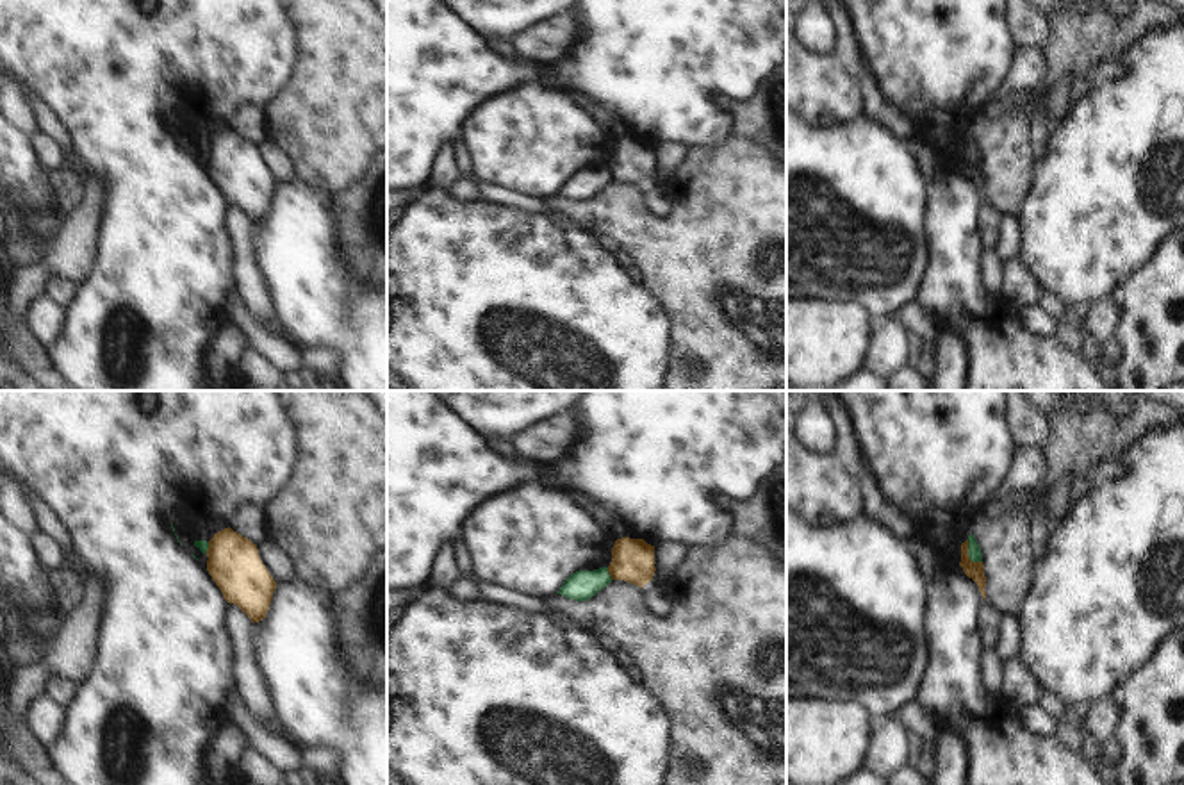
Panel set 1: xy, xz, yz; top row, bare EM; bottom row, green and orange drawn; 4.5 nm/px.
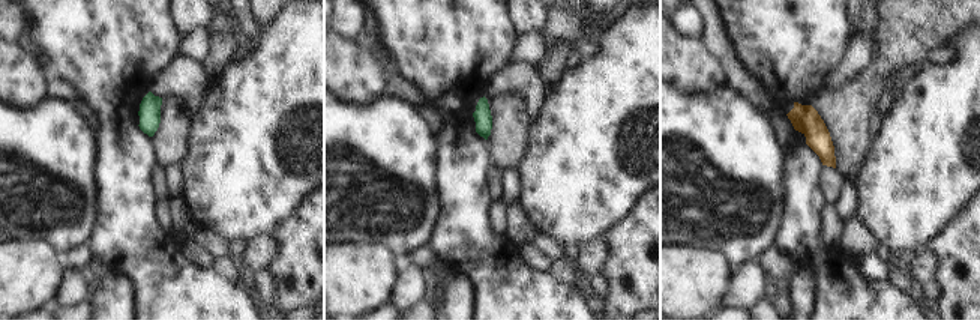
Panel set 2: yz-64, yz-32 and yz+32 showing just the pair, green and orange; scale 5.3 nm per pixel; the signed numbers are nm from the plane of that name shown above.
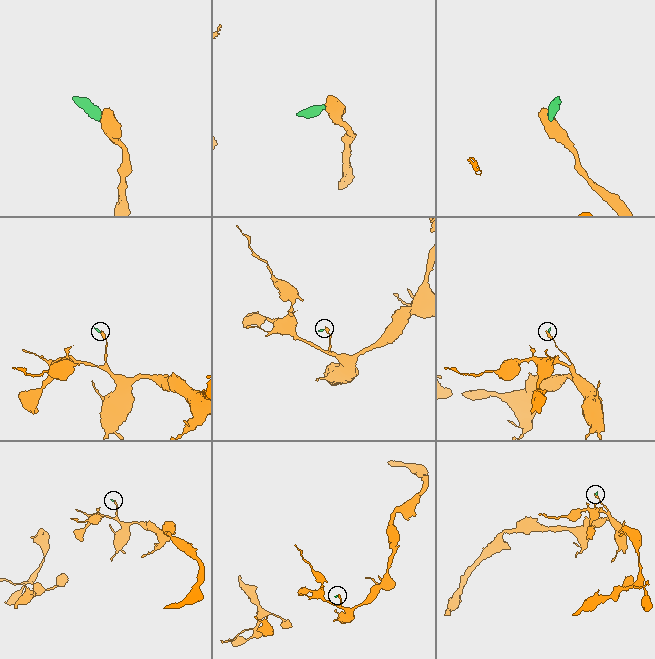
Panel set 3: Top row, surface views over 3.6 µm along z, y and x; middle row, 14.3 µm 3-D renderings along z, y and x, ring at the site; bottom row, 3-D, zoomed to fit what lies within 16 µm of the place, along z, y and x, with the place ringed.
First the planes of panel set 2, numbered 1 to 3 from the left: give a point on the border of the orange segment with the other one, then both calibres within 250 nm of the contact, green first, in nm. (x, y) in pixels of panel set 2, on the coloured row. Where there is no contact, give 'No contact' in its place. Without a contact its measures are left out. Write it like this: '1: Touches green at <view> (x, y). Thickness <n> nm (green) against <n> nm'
1: No contact
2: No contact
3: No contact

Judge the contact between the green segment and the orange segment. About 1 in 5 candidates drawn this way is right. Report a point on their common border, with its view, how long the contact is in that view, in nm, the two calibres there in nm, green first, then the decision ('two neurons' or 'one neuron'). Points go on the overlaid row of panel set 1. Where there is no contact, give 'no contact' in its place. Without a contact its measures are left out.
meets green in yz at (969, 555); contact 120 nm long; 60 nm thick on the green side, 80 nm on the other; two neurons

